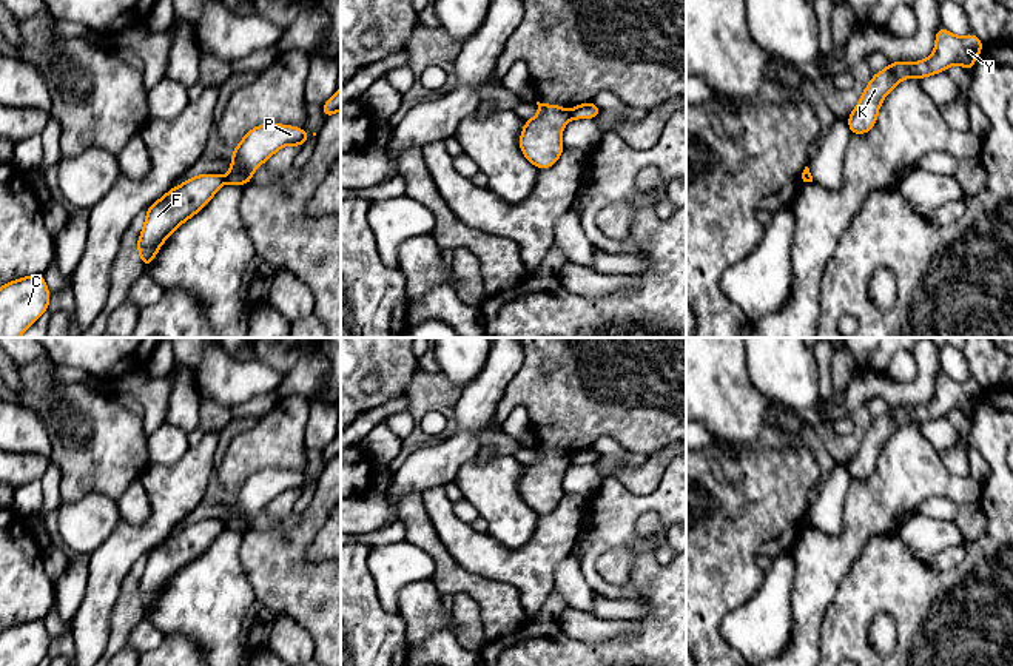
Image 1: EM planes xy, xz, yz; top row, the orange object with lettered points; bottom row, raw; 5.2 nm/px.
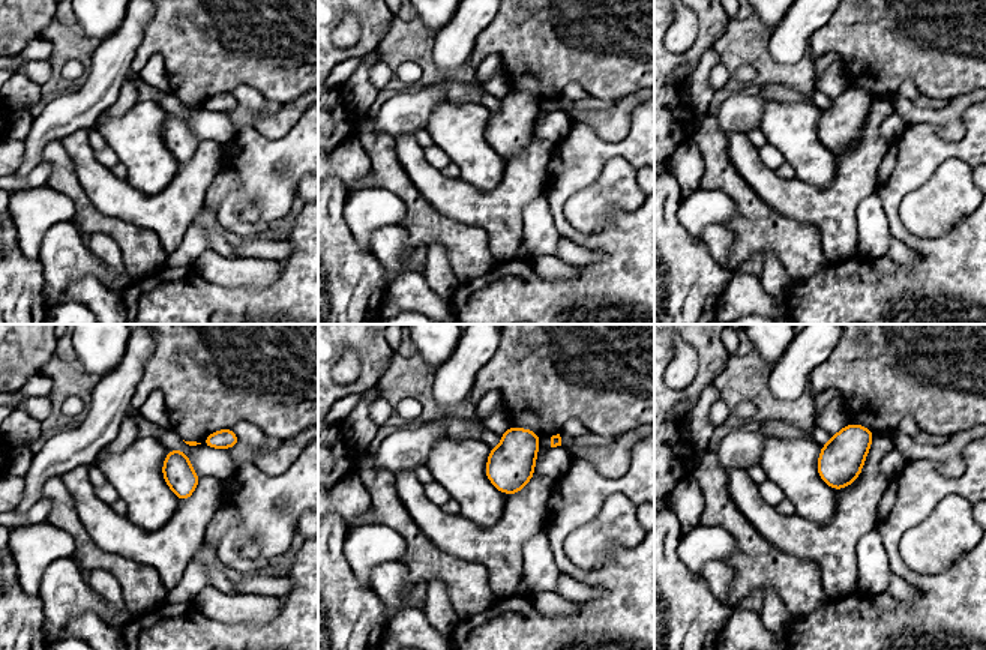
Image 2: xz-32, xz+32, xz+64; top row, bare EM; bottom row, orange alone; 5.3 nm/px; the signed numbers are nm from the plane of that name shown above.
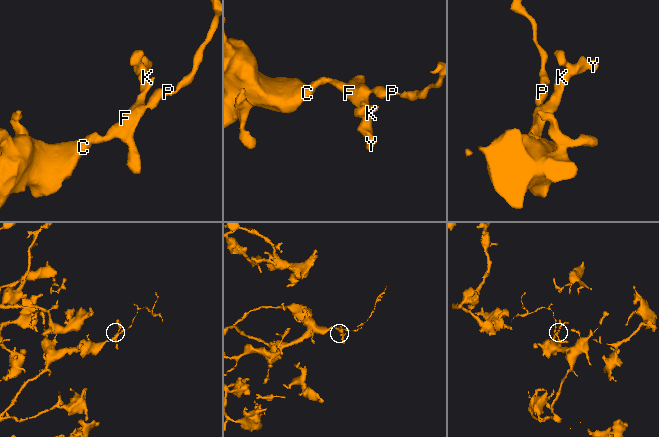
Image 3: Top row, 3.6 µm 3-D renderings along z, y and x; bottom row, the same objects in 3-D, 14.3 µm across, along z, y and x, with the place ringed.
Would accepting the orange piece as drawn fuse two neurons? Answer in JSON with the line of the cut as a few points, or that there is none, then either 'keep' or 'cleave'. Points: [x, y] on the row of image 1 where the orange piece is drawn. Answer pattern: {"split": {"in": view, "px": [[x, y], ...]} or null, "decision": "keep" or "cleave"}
{"split": {"in": "xz", "px": [[568, 111], [571, 117]]}, "decision": "cleave"}

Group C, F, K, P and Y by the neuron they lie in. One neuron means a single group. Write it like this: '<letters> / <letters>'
C F K Y / P

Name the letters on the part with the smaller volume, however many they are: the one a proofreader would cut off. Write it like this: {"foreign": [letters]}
{"foreign": ["P"]}

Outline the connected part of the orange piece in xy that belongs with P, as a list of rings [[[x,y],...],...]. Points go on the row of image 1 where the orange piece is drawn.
[[[262,123],[250,130],[231,156],[231,168],[225,180],[234,187],[250,183],[254,170],[287,145],[301,146],[310,134],[291,125]]]

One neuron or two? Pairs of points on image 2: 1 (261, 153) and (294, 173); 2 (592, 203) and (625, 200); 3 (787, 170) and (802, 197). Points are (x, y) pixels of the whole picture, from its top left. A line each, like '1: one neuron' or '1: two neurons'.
1: one neuron
2: one neuron
3: two neurons

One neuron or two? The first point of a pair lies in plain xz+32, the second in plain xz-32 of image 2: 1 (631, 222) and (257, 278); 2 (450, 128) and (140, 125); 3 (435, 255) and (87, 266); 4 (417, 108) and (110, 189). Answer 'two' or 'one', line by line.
1: two
2: one
3: two
4: two

